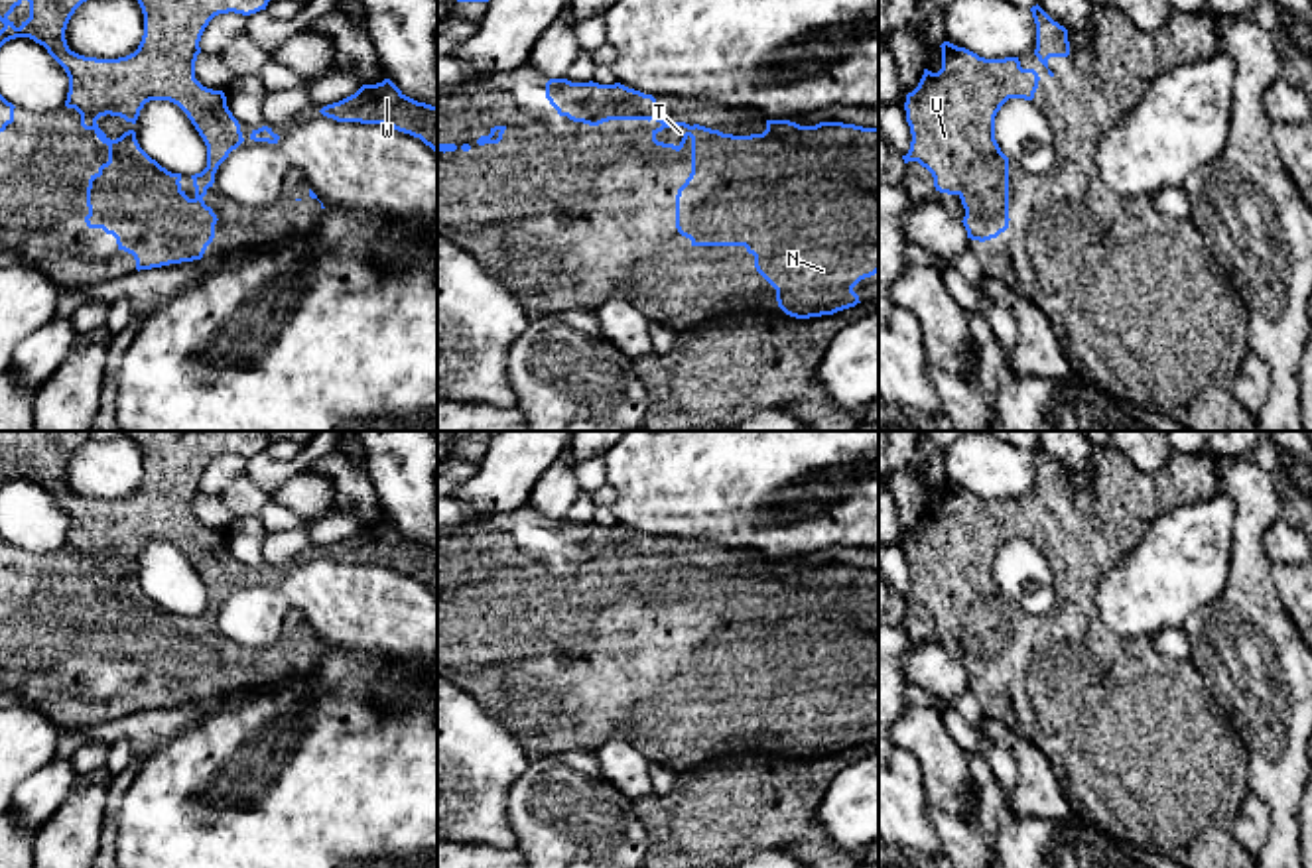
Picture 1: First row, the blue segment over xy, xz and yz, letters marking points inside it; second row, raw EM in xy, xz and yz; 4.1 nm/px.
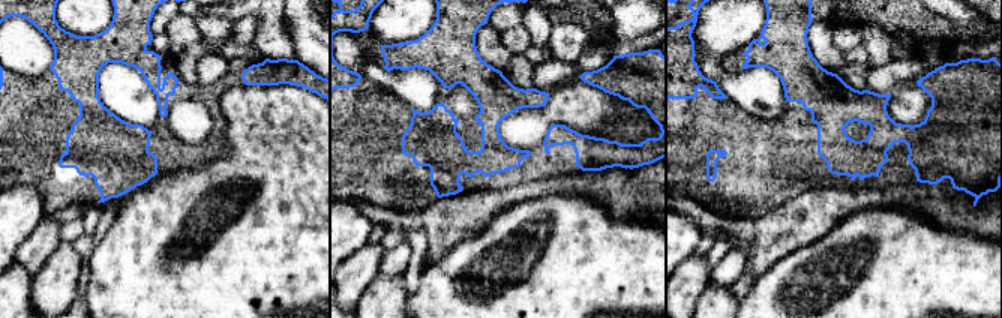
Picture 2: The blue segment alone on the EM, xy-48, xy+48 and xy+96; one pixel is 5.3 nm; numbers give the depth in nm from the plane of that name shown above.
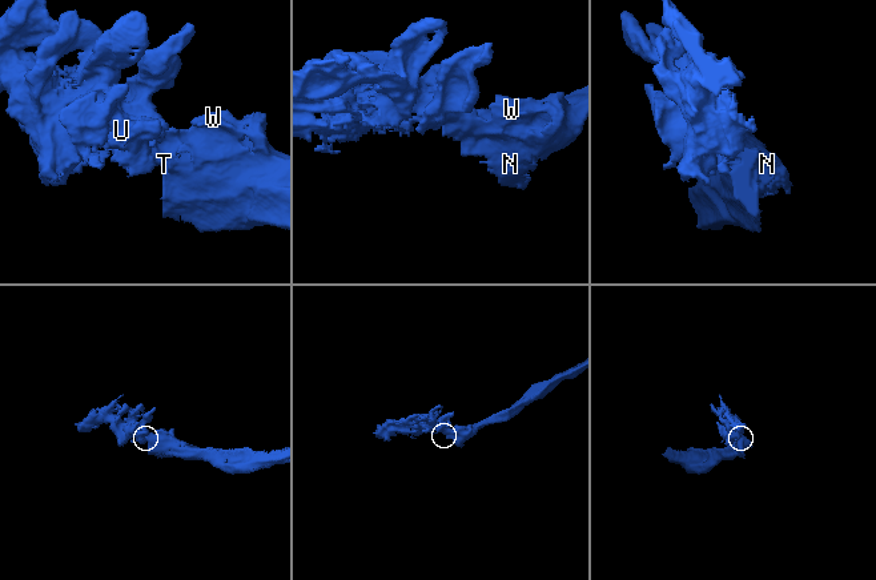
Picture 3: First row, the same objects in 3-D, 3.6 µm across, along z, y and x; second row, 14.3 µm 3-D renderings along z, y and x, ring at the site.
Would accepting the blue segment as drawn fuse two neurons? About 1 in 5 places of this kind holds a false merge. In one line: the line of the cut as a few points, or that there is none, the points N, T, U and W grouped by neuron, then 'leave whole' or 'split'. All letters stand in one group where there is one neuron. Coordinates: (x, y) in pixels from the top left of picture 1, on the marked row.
cut none; groups N T U W; leave whole

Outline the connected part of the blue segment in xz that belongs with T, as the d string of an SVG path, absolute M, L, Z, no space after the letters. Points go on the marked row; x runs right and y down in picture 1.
M550 79L546 98L559 116L599 126L609 120L656 120L652 142L680 152L691 140L691 173L676 195L676 228L691 246L745 246L756 272L776 289L778 307L796 319L833 315L855 307L853 287L879 272L879 128L843 122L800 126L790 120L766 120L762 134L733 136L699 124L670 122L656 110L656 98L621 83L571 83Z

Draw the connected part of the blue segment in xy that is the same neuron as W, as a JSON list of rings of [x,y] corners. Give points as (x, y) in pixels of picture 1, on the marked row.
[[[390,79],[362,85],[355,94],[319,112],[337,122],[386,124],[420,138],[437,154],[437,106],[406,96]]]

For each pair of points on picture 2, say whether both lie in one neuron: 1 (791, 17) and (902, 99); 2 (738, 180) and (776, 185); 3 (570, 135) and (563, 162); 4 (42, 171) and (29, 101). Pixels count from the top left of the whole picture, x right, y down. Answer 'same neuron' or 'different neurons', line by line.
1: different neurons
2: same neuron
3: same neuron
4: same neuron

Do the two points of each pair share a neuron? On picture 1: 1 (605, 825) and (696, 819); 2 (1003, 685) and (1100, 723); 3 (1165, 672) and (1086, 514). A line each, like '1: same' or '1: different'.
1: different
2: same
3: same

